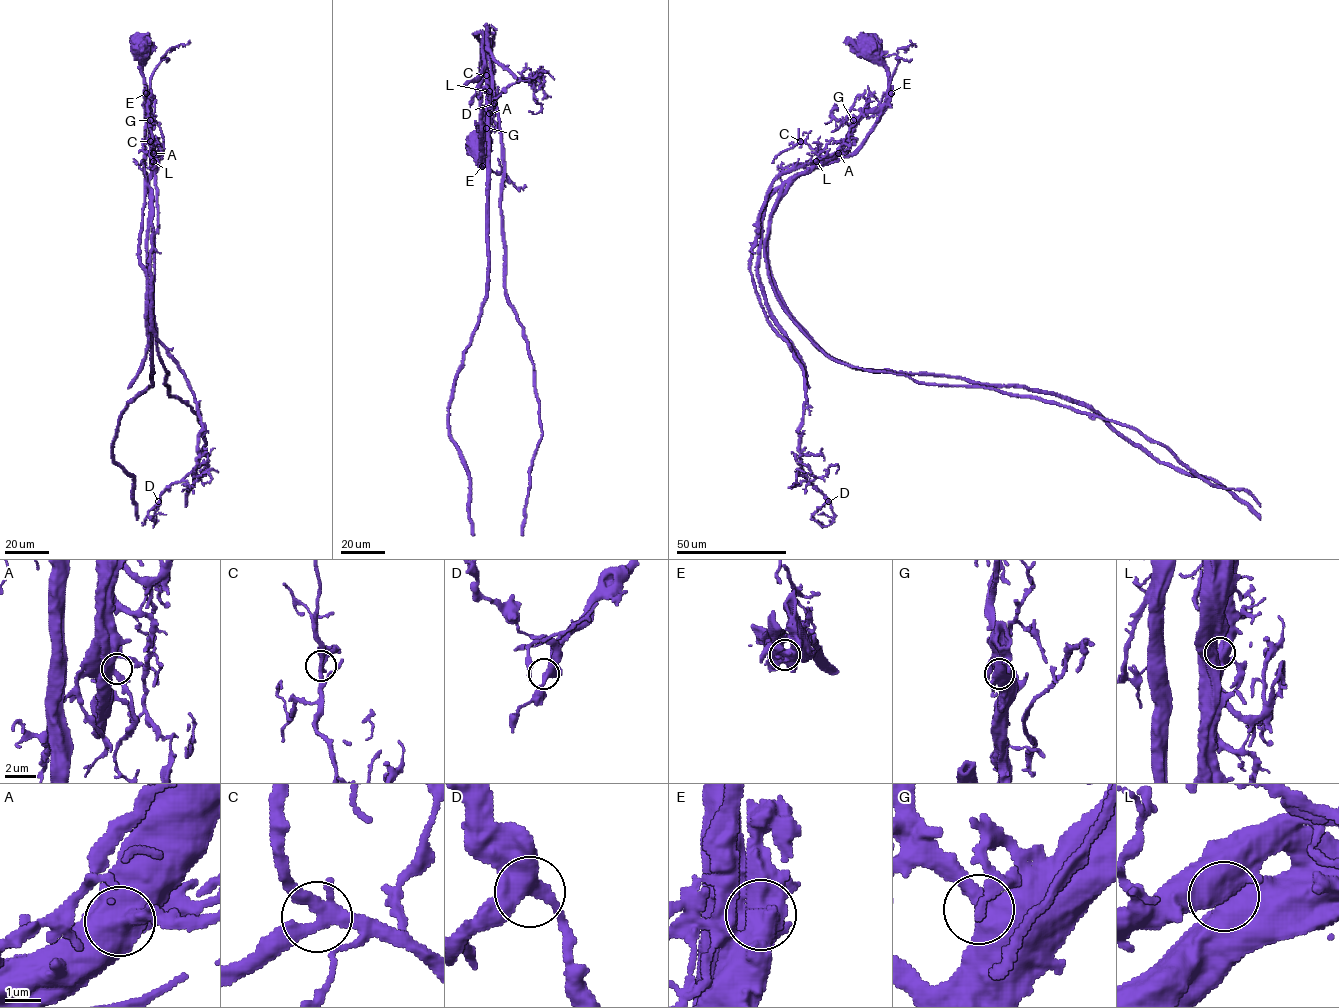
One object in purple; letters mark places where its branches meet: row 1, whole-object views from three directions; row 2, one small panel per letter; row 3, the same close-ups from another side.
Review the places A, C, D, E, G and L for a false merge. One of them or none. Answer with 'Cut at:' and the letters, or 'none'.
Cut at: E

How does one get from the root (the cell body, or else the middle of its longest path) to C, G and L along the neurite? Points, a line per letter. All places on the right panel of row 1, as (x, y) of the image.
C: (862, 47), (885, 69), (888, 99), (865, 114), (848, 141), (834, 155), (828, 156), (800, 141)
G: (862, 47), (885, 69), (888, 99), (878, 108), (864, 110), (853, 120)
L: (862, 47), (885, 69), (888, 99), (865, 114), (848, 140), (834, 155), (816, 161)

